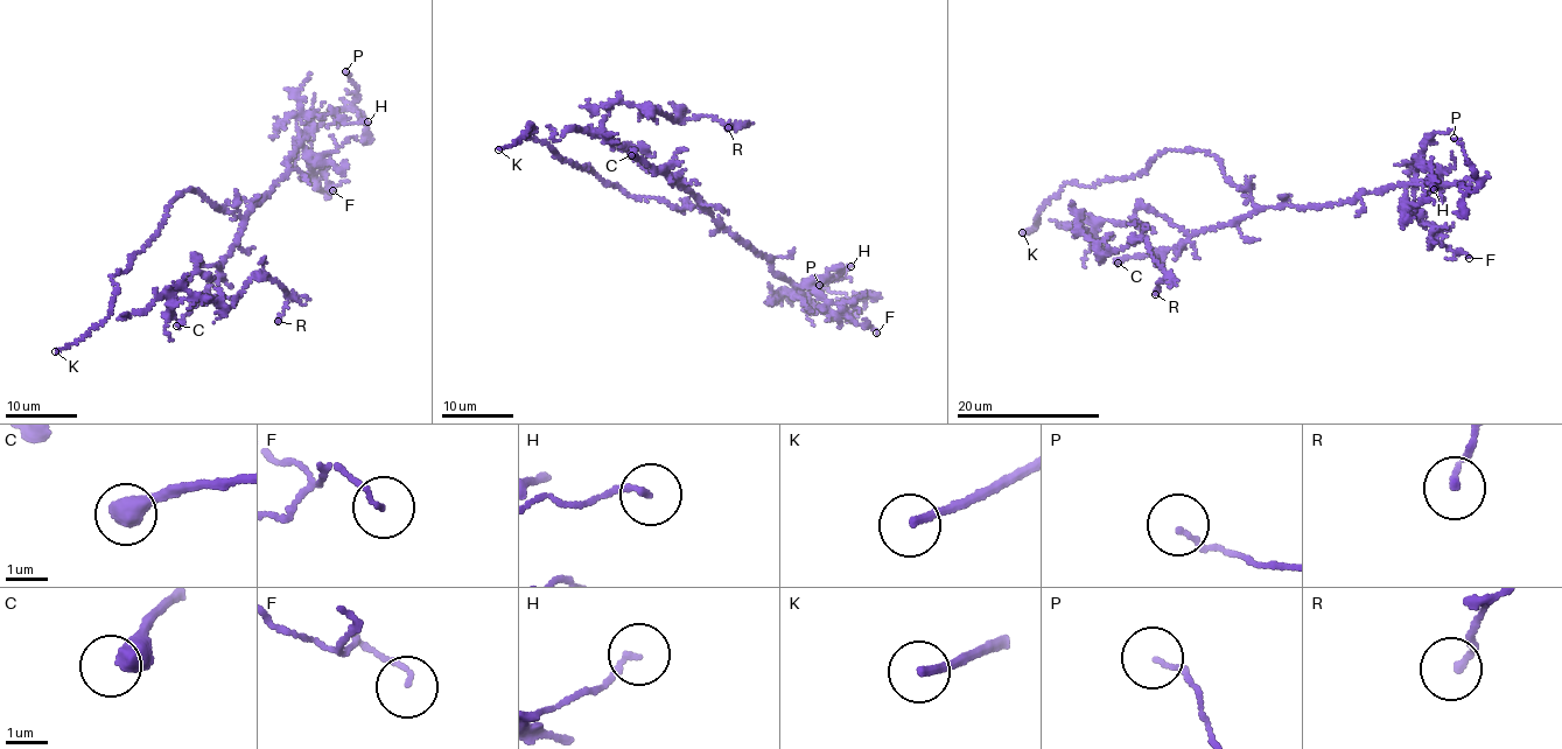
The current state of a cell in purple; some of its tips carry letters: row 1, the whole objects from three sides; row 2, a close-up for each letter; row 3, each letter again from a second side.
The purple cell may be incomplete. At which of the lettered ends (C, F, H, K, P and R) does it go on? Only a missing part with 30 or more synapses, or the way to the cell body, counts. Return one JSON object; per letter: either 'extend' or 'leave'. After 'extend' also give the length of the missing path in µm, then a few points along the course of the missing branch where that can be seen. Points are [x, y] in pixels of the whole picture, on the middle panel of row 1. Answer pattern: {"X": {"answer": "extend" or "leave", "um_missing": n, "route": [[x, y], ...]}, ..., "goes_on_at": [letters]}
{"C": {"answer": "leave"}, "F": {"answer": "leave"}, "H": {"answer": "leave"}, "K": {"answer": "extend", "um_missing": 30}, "P": {"answer": "leave"}, "R": {"answer": "leave"}, "goes_on_at": ["K"]}

